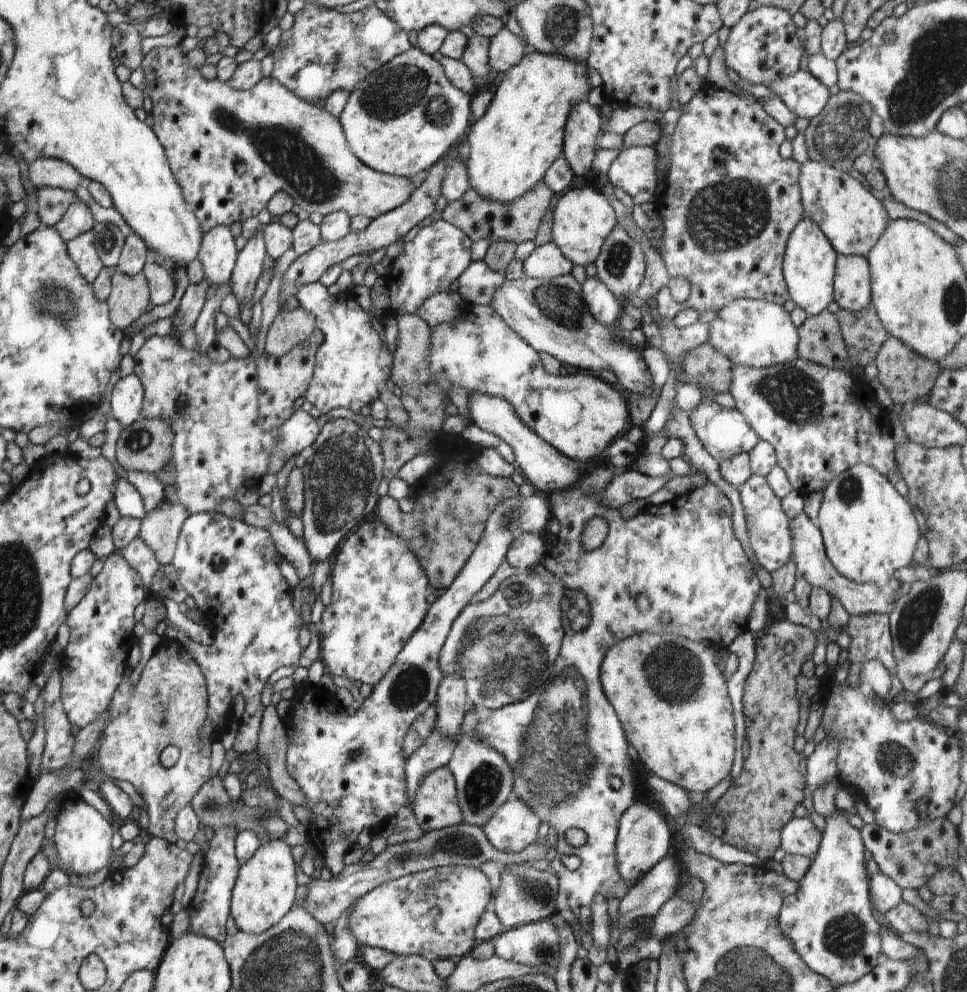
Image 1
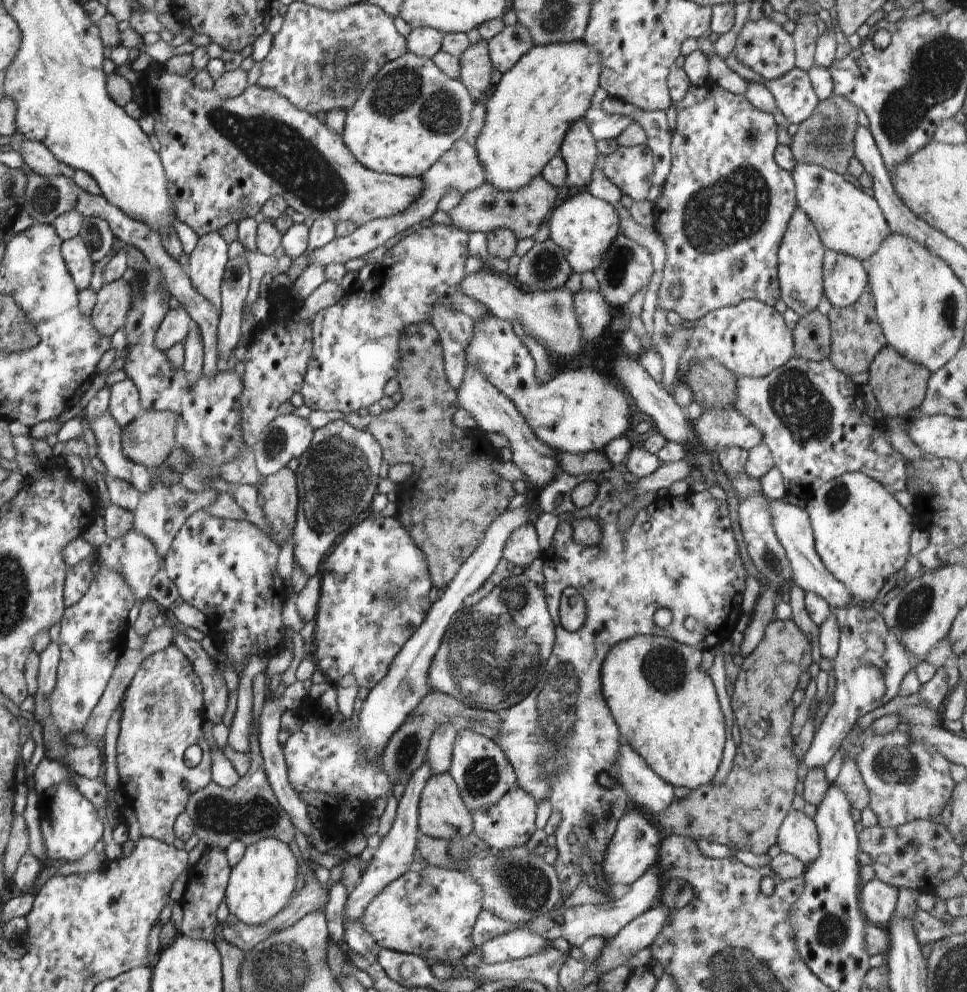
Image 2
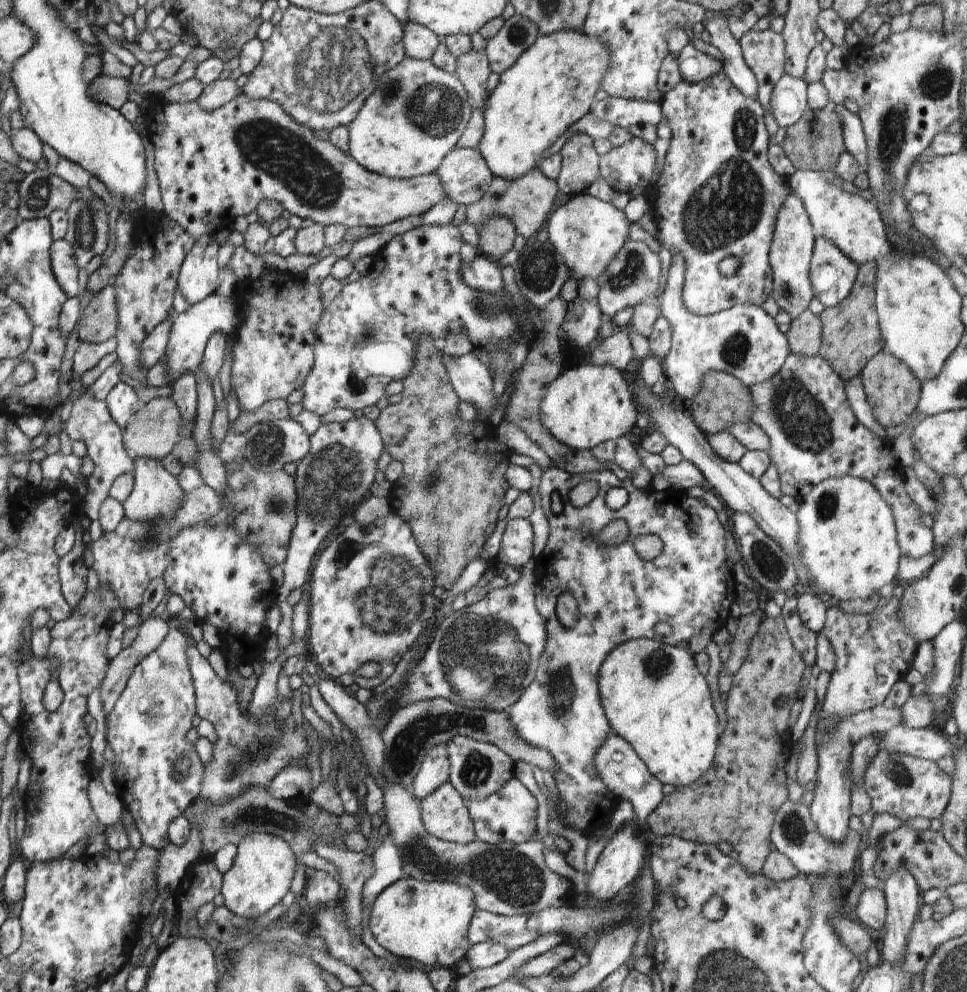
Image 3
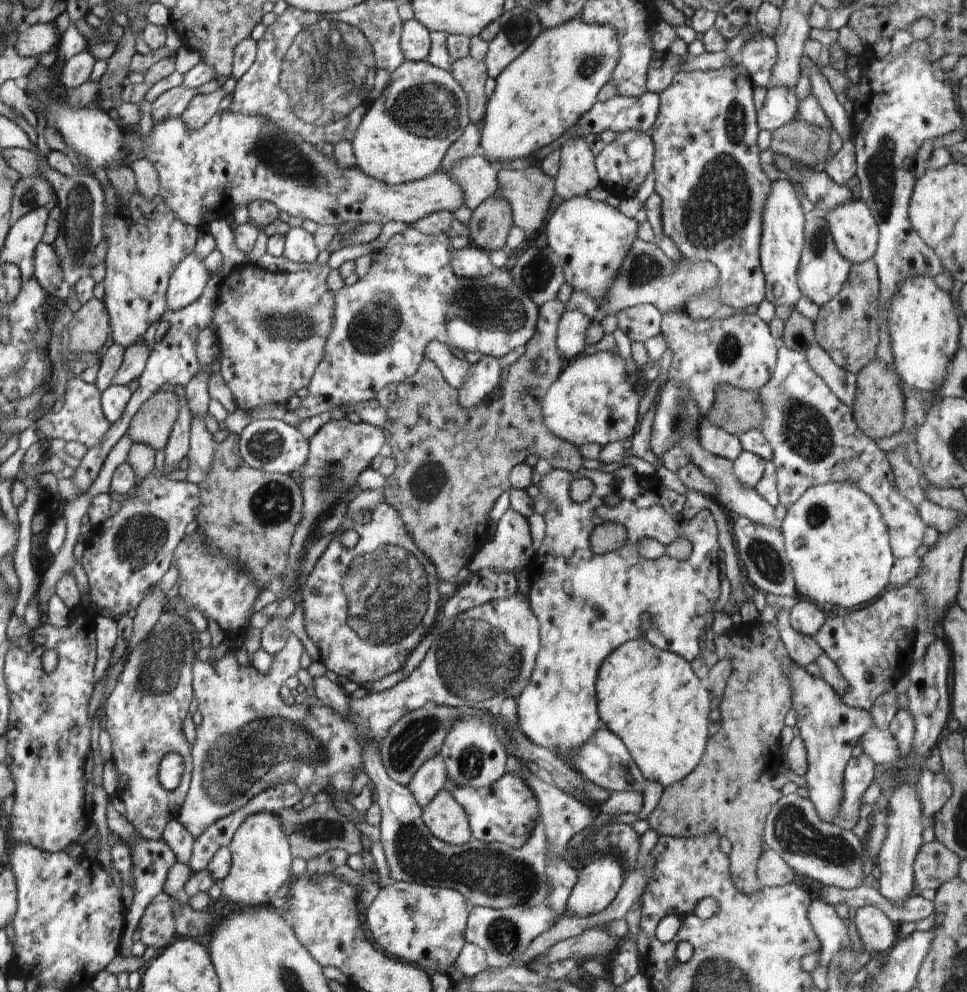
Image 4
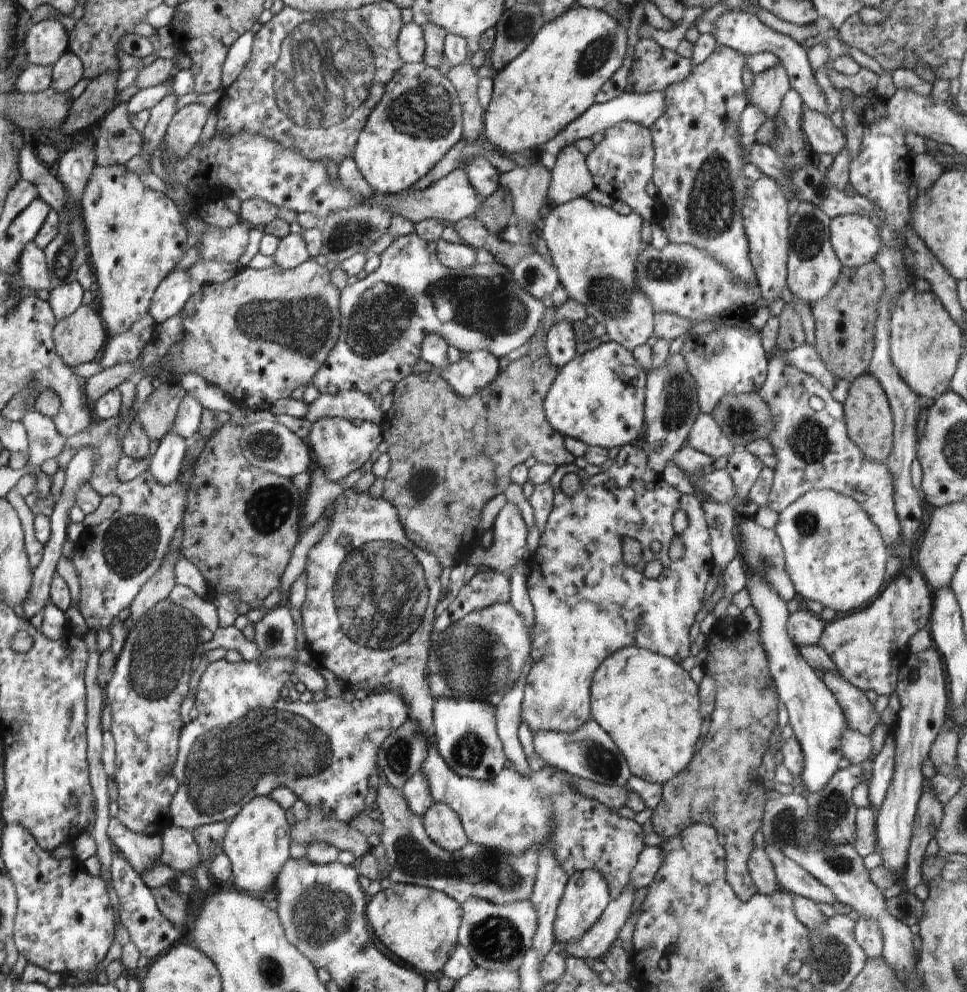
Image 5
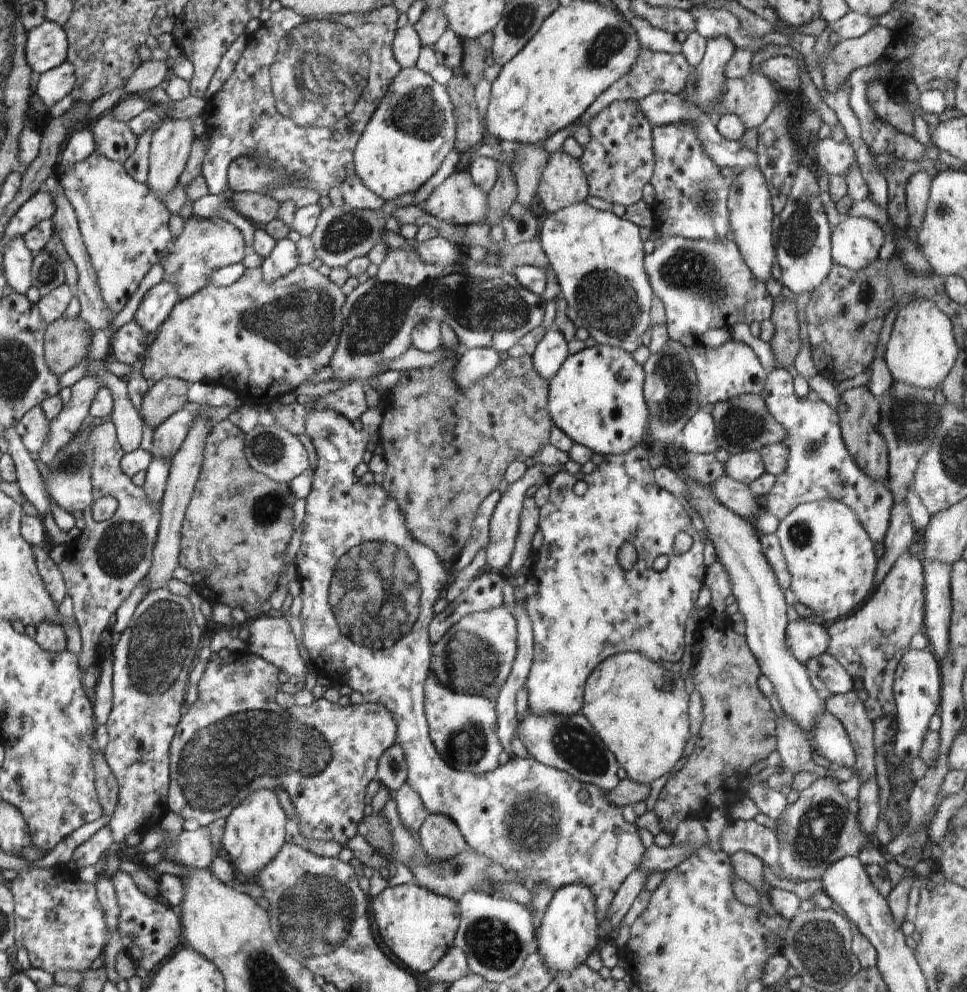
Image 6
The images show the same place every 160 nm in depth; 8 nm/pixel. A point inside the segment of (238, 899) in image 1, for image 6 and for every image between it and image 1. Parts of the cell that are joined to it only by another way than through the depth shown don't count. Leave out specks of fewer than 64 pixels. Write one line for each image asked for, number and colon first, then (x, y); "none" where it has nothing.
2: (262, 883)
3: (264, 867)
4: (261, 859)
5: (257, 841)
6: (254, 832)

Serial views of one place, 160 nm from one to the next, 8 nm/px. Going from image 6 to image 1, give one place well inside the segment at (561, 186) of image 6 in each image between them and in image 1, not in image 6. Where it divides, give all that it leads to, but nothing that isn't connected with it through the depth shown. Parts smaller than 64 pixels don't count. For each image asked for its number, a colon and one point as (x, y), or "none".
1: (584, 121)
2: (578, 148)
3: (580, 163)
4: (577, 174)
5: (570, 178)

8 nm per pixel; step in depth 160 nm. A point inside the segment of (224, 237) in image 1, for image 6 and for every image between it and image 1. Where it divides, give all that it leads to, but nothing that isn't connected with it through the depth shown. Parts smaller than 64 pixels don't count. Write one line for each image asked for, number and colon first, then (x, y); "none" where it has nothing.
2: (207, 262)
3: (198, 278)
4: (186, 284)
5: (172, 294)
6: (156, 306)

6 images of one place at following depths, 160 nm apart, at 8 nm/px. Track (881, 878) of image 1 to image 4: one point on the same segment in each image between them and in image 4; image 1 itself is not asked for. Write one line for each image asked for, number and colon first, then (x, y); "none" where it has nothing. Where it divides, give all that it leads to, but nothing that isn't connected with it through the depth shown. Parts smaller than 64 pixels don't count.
2: (878, 900)
3: (872, 910)
4: (879, 934)

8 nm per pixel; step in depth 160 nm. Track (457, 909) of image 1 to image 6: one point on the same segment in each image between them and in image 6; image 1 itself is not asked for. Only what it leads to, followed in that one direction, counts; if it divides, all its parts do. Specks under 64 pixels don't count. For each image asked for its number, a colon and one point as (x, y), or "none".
2: (430, 913)
3: (425, 922)
4: (423, 925)
5: (420, 925)
6: (418, 925)

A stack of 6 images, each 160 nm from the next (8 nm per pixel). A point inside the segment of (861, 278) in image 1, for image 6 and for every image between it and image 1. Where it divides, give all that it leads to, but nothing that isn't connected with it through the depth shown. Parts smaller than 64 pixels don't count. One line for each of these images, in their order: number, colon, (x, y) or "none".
2: (845, 278)
3: (833, 275)
4: (822, 271)
5: (812, 265)
6: (803, 240)

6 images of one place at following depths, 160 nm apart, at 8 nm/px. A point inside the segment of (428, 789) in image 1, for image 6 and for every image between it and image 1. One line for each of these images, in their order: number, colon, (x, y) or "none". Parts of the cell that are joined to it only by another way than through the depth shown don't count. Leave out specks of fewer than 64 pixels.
2: (442, 813)
3: (445, 816)
4: (445, 818)
5: (441, 823)
6: (439, 836)

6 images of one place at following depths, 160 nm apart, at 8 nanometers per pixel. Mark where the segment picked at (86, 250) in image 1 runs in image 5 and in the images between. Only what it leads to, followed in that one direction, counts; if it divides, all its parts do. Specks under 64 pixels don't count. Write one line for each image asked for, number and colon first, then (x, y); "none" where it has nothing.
2: (75, 252)
3: (63, 257)
4: (47, 271)
5: (32, 270)

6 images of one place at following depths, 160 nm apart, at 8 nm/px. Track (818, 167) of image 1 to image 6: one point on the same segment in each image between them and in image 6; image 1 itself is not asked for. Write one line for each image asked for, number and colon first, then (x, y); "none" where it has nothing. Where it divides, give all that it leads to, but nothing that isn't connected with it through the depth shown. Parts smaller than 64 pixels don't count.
2: (848, 221)
3: (854, 225)
4: (855, 231)
5: (855, 239)
6: (855, 242)

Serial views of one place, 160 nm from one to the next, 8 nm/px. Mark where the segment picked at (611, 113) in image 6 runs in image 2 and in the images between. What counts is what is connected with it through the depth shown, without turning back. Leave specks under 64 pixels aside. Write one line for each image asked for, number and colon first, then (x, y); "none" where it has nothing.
2: (631, 168)
3: (628, 169)
4: (622, 165)
5: (621, 164)

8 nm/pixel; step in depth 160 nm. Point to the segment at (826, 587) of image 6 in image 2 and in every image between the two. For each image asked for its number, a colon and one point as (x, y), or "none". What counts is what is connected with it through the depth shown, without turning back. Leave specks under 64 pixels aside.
2: (861, 533)
3: (848, 541)
4: (837, 542)
5: (834, 553)

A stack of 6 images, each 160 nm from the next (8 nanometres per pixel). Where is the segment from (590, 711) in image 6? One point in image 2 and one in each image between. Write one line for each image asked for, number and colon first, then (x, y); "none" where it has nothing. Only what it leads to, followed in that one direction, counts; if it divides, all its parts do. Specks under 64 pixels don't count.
2: (677, 729)
3: (647, 691)
4: (651, 699)
5: (649, 705)

